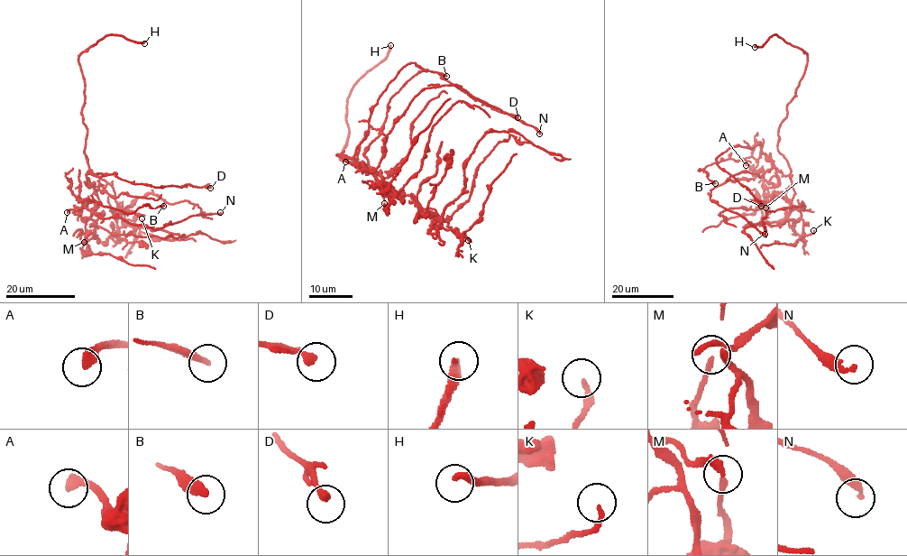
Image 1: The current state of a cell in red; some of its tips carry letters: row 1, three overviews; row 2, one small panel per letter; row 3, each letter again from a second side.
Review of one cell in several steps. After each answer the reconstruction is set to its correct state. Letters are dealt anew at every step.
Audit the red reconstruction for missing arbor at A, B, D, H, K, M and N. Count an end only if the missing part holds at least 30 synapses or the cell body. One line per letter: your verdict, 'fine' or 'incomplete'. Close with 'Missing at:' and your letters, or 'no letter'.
A: fine
B: fine
D: fine
H: incomplete
K: fine
M: fine
N: fine
Missing at: H

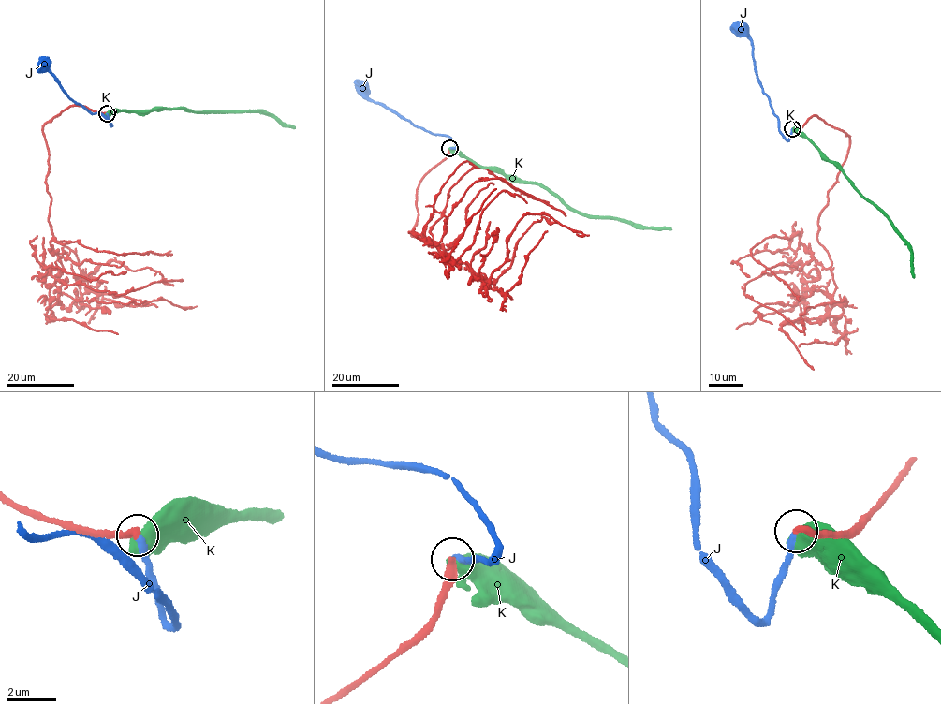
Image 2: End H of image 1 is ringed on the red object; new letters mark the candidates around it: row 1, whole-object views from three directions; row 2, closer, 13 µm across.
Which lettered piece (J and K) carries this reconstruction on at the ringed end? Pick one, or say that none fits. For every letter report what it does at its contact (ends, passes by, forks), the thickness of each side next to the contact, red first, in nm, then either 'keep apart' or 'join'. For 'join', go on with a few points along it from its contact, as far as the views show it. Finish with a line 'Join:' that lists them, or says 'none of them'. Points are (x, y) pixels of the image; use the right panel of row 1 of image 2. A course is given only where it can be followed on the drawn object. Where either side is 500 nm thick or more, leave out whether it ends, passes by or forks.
J: it ends | 340/280 nm | join | via (792, 128), (787, 140), (779, 130), (776, 116), (757, 78), (752, 41), (742, 29)
K: 360/800 nm | keep apart
Join: J

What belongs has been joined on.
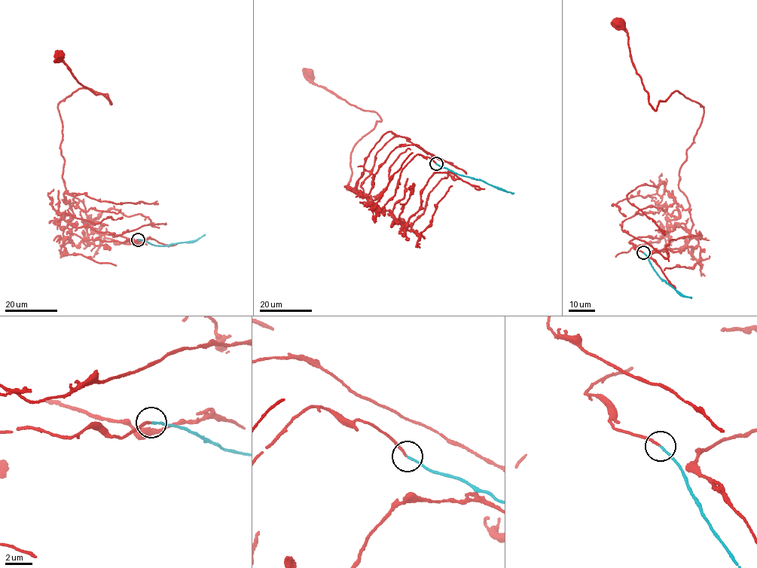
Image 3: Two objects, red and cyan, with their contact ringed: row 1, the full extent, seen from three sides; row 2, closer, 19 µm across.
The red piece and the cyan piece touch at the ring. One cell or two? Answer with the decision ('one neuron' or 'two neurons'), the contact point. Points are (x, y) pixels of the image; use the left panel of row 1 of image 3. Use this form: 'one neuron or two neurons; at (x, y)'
one neuron; at (138, 239)

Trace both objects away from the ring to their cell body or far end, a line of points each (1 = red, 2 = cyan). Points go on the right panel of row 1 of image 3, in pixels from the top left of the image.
1: (643, 252), (630, 240), (660, 238), (688, 208), (679, 169), (703, 108), (676, 91), (653, 108), (620, 24)
2: (643, 252), (660, 279), (679, 294), (691, 297)

